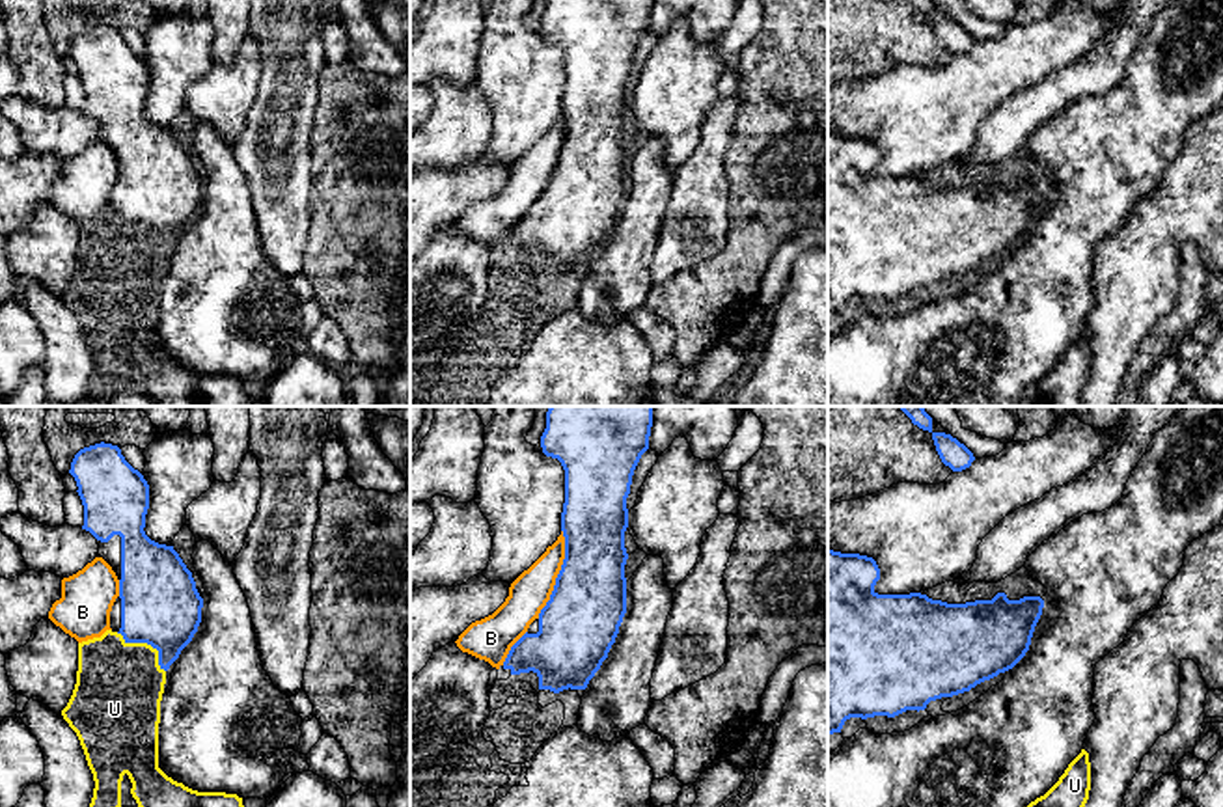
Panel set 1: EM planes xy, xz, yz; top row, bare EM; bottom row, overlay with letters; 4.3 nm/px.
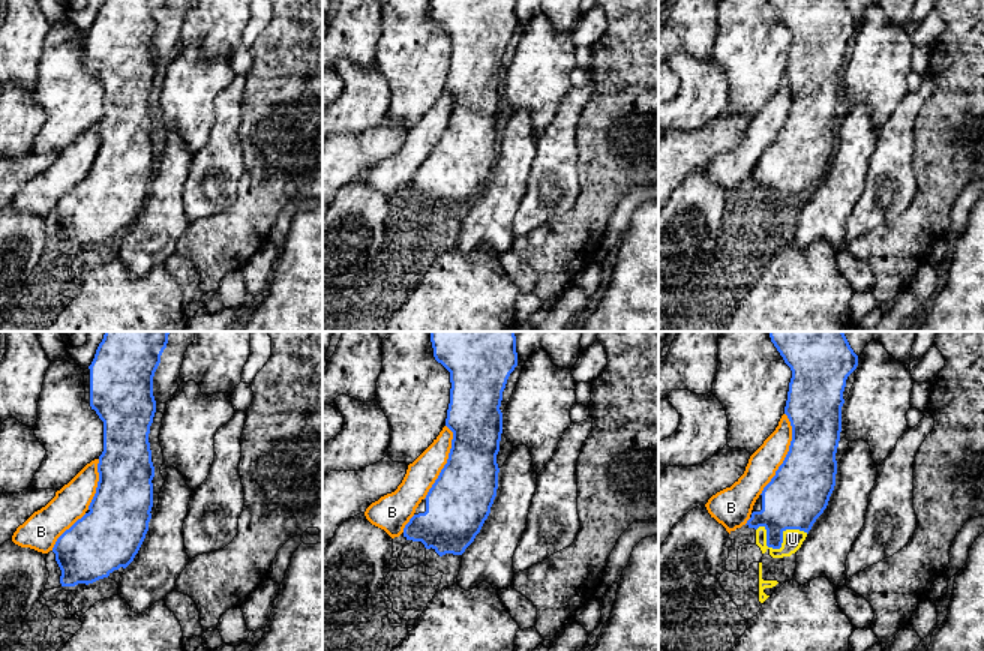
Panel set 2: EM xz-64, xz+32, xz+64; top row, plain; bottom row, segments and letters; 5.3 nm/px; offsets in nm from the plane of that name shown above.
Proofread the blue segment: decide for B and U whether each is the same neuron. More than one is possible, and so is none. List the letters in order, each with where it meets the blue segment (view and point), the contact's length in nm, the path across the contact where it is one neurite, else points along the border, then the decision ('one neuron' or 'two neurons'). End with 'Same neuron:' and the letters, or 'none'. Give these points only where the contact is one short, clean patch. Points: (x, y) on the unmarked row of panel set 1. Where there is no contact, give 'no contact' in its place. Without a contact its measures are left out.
B: meets blue in xz at (558, 157); contact 400 nm long; two neurons
U: meets blue in xy at (148, 226); contact 280 nm long; border along xy (116, 215), (127, 224), (150, 226), (164, 254); two neurons
Same neuron: none

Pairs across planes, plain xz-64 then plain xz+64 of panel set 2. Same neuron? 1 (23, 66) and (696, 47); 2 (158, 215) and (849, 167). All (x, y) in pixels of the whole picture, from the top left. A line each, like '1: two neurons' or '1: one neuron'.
1: one neuron
2: one neuron

